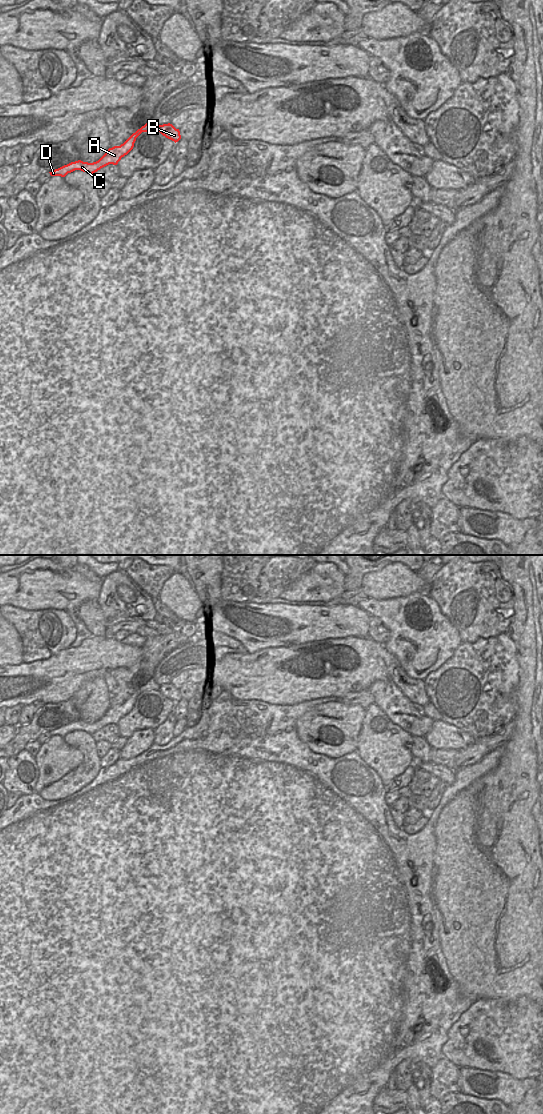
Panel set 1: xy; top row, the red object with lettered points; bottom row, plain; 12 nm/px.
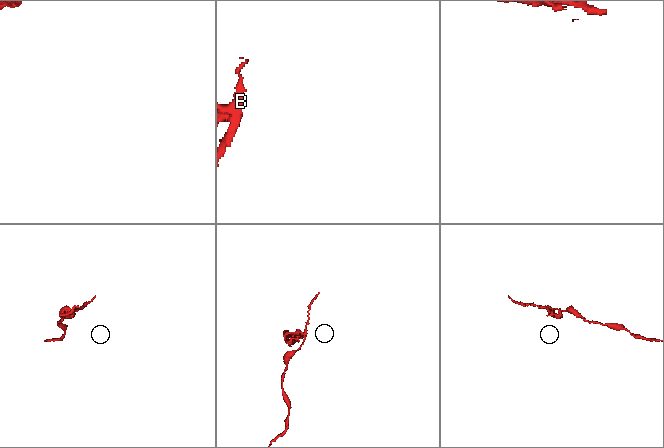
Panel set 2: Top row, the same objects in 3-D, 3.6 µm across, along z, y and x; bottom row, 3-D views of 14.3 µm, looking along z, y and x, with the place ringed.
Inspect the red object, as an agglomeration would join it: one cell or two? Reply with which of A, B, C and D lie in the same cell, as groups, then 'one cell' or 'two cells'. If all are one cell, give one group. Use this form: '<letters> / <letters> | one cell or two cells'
A C D / B | two cells

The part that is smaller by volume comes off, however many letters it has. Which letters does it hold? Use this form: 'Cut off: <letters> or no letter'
Cut off: A, C, D

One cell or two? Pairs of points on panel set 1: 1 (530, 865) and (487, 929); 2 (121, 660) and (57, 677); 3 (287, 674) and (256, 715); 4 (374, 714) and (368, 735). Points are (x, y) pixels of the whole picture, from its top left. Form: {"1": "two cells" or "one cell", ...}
{"1": "one cell", "2": "one cell", "3": "two cells", "4": "one cell"}

